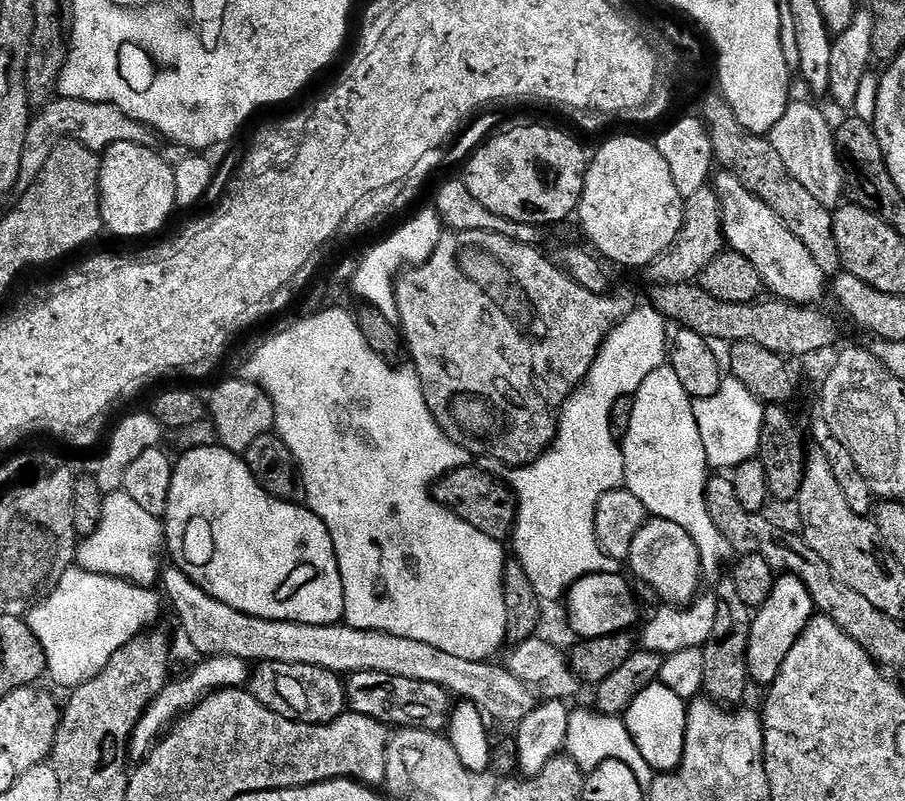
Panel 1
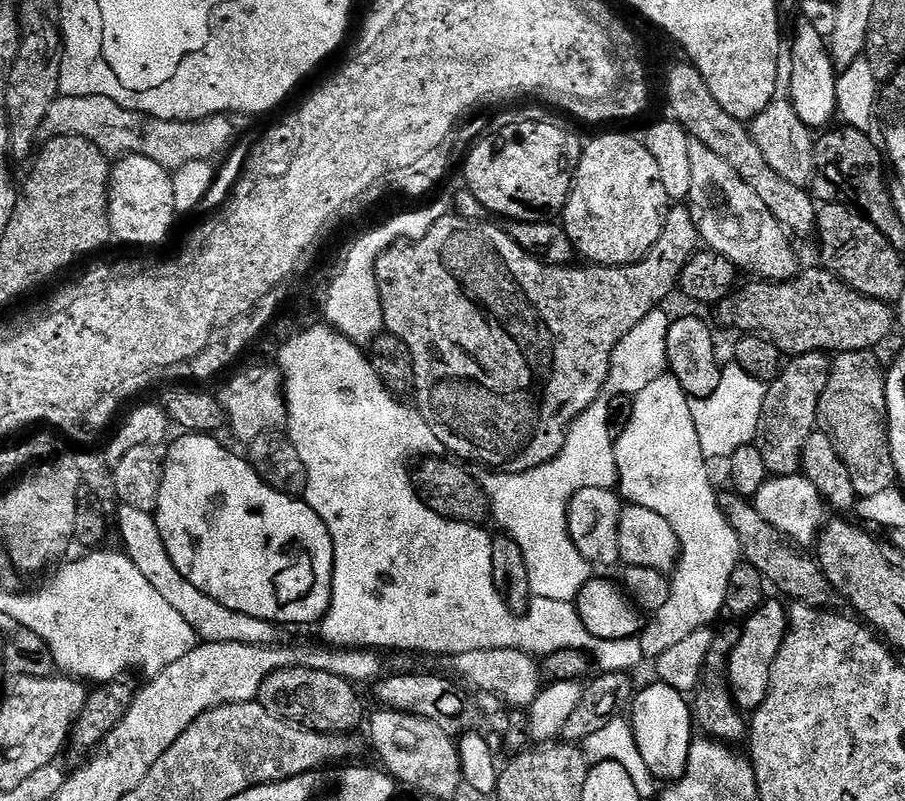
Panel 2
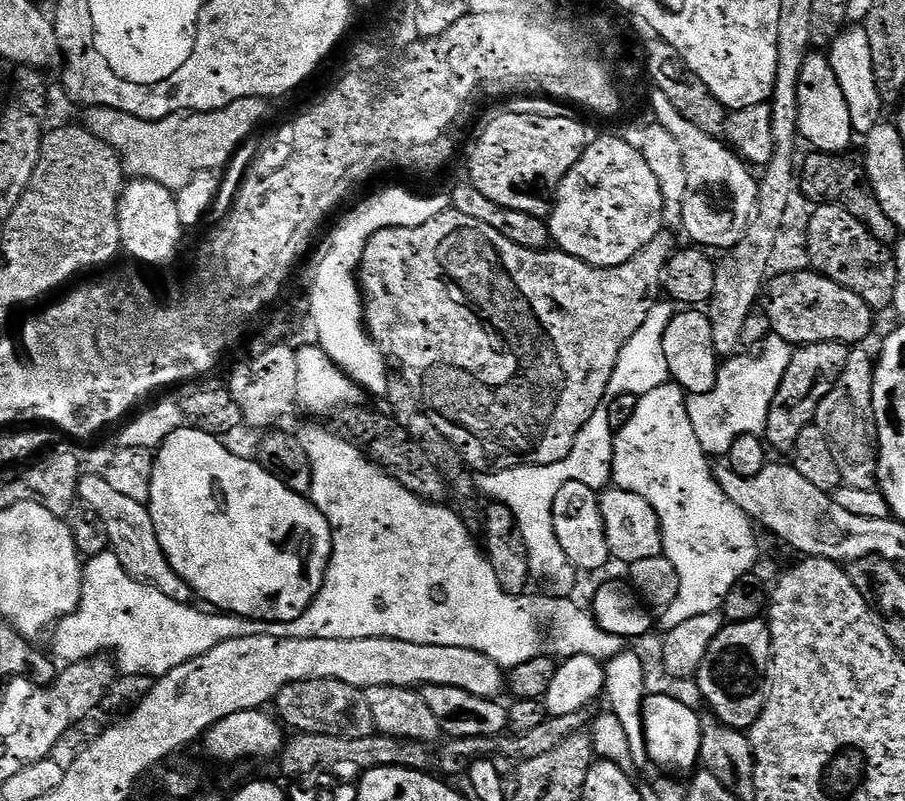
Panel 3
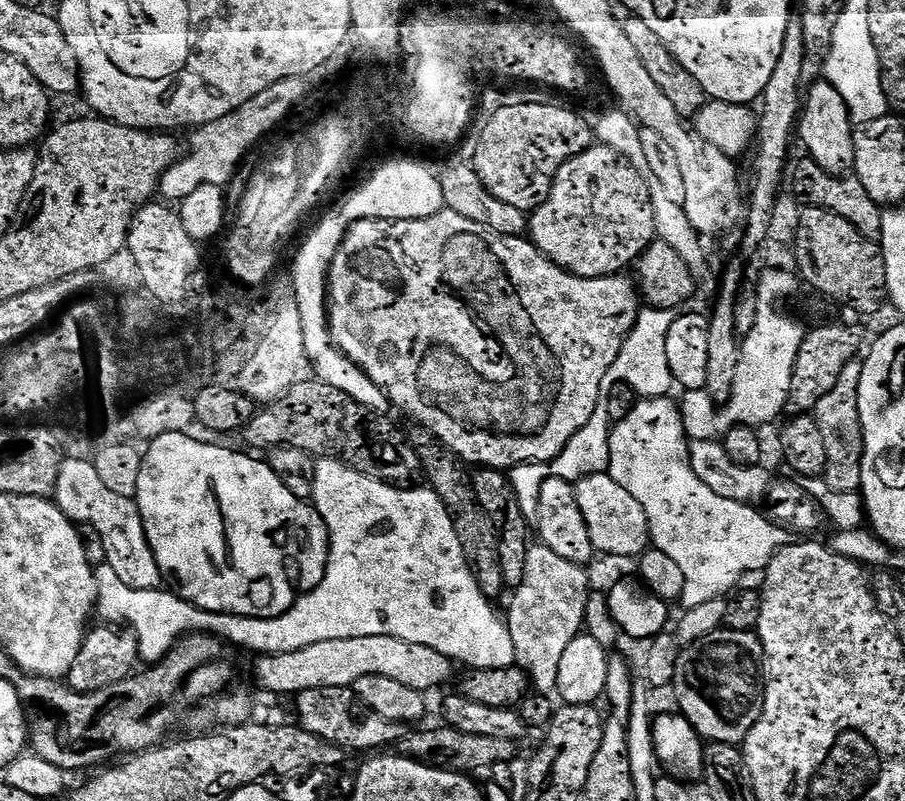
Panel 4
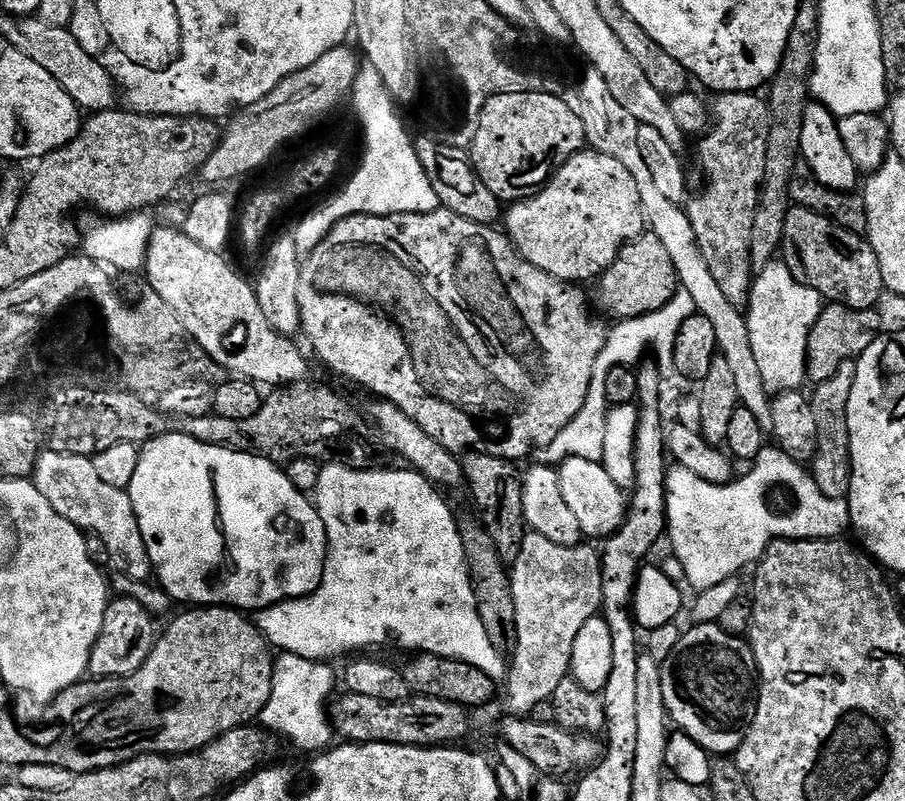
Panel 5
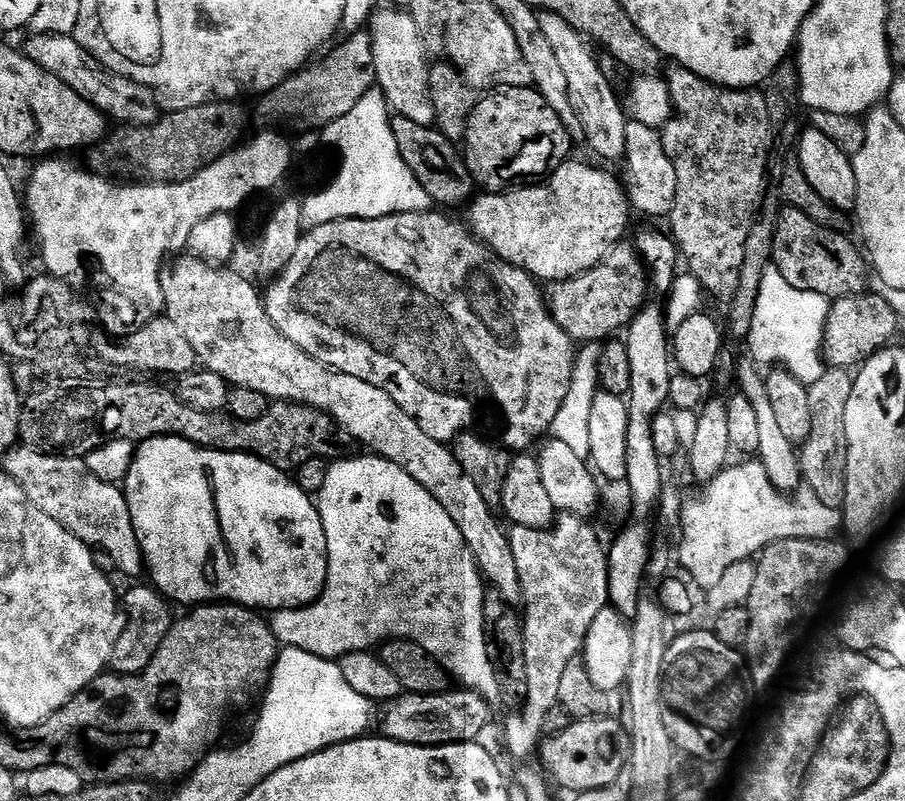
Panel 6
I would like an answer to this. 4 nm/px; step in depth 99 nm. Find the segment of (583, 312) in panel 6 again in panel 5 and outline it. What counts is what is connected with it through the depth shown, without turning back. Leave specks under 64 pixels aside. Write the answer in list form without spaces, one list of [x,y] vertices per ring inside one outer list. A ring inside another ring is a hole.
[[[645,231],[643,236],[631,240],[620,251],[618,258],[614,258],[612,265],[595,281],[594,287],[595,307],[600,307],[605,317],[613,316],[613,321],[619,322],[649,316],[665,308],[676,297],[678,281],[674,262],[670,262],[666,246],[662,246],[661,240],[654,233]]]

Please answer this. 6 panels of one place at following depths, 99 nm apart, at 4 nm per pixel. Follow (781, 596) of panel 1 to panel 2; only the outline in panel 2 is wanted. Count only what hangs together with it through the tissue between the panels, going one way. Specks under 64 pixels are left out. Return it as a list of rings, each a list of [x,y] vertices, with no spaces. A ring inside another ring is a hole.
[[[768,598],[756,613],[743,621],[740,637],[728,658],[726,669],[728,685],[732,687],[736,705],[742,710],[755,710],[766,702],[772,685],[774,658],[778,658],[788,633],[788,613],[787,607],[783,608],[778,601]]]

